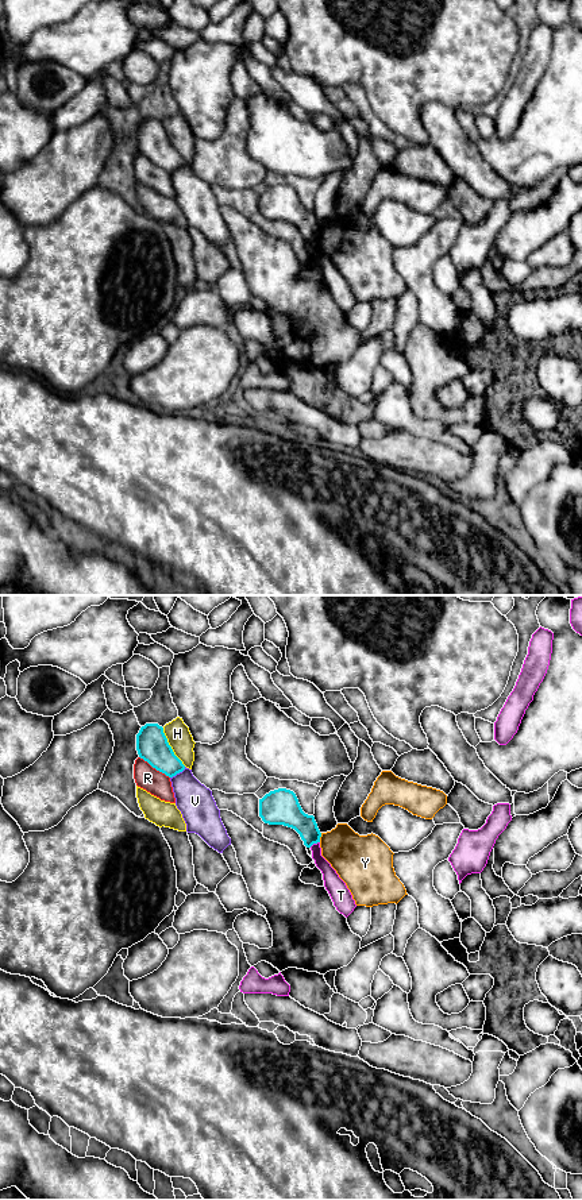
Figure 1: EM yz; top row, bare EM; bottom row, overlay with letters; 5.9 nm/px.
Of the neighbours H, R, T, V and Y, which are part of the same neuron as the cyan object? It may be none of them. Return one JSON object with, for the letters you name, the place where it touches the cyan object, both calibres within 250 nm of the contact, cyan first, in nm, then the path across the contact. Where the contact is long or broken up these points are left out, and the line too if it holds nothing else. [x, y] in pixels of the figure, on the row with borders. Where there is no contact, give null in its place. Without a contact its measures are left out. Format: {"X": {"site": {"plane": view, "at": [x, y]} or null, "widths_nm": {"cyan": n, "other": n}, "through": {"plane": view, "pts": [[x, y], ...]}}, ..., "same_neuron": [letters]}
{"same_neuron": []}

